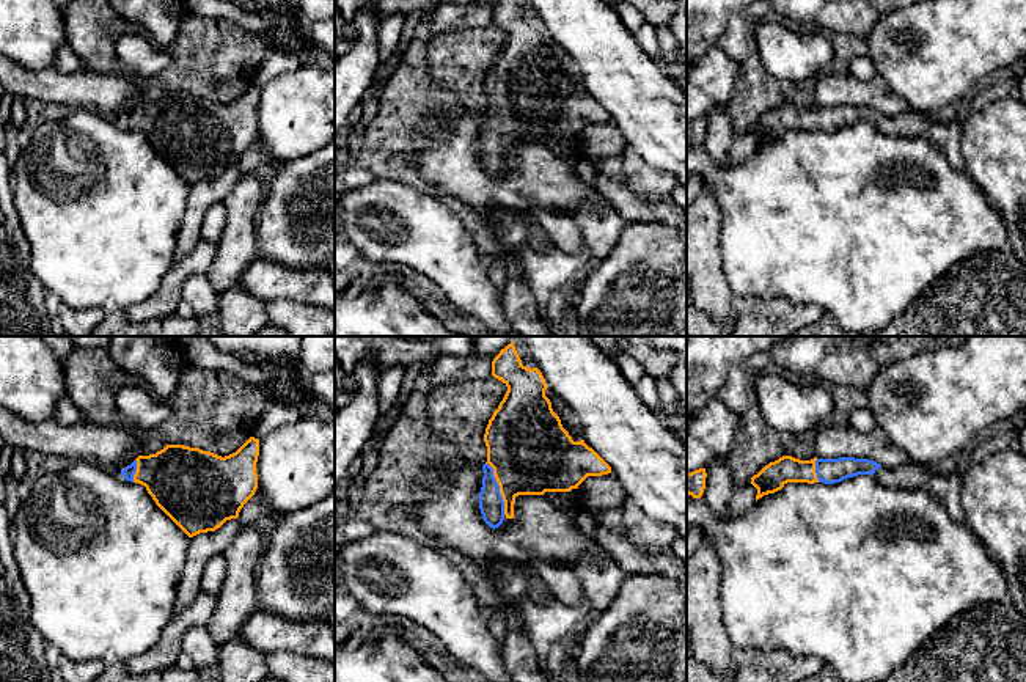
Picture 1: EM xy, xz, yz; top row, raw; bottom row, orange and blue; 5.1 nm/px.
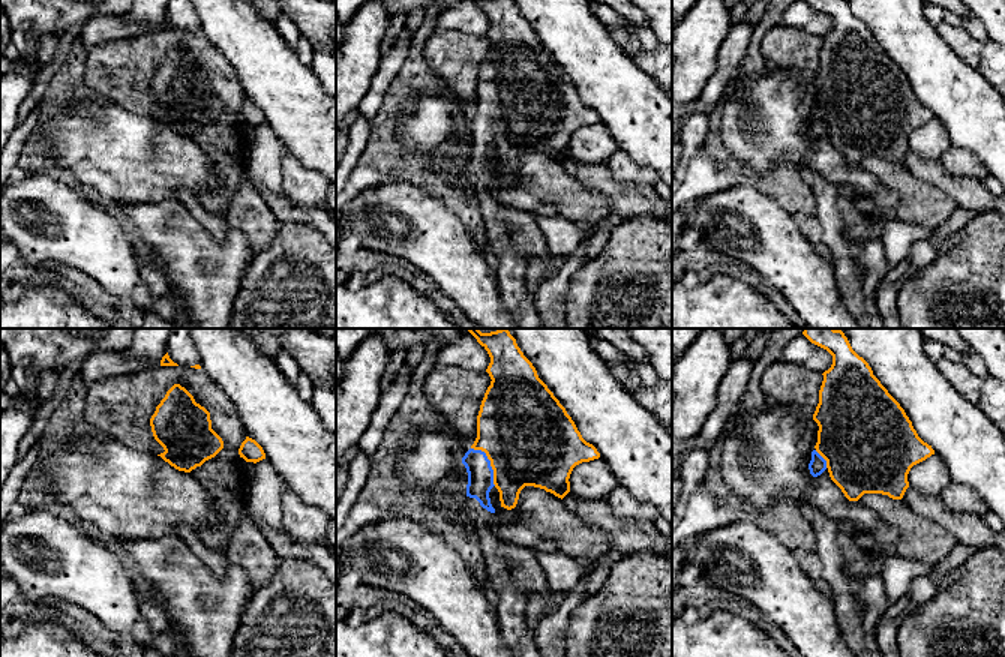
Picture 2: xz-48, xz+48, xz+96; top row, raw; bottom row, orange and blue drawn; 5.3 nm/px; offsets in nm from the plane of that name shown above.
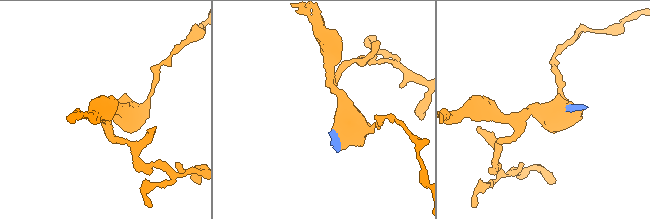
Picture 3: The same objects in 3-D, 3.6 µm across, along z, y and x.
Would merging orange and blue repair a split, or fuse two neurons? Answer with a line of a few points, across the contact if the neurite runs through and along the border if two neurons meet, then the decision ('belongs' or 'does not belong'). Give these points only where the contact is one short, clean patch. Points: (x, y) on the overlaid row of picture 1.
line xz (530, 451), (506, 475), (500, 489), (491, 502); belongs

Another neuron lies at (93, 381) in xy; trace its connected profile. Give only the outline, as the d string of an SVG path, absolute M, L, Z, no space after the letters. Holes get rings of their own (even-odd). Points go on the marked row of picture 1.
M74 347L64 363L69 399L85 423L126 427L116 407L116 394L137 380L116 366L105 347Z

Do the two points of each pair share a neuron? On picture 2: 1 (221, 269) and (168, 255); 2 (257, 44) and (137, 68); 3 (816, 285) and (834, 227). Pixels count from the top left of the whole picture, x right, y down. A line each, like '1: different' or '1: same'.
1: same
2: different
3: different

